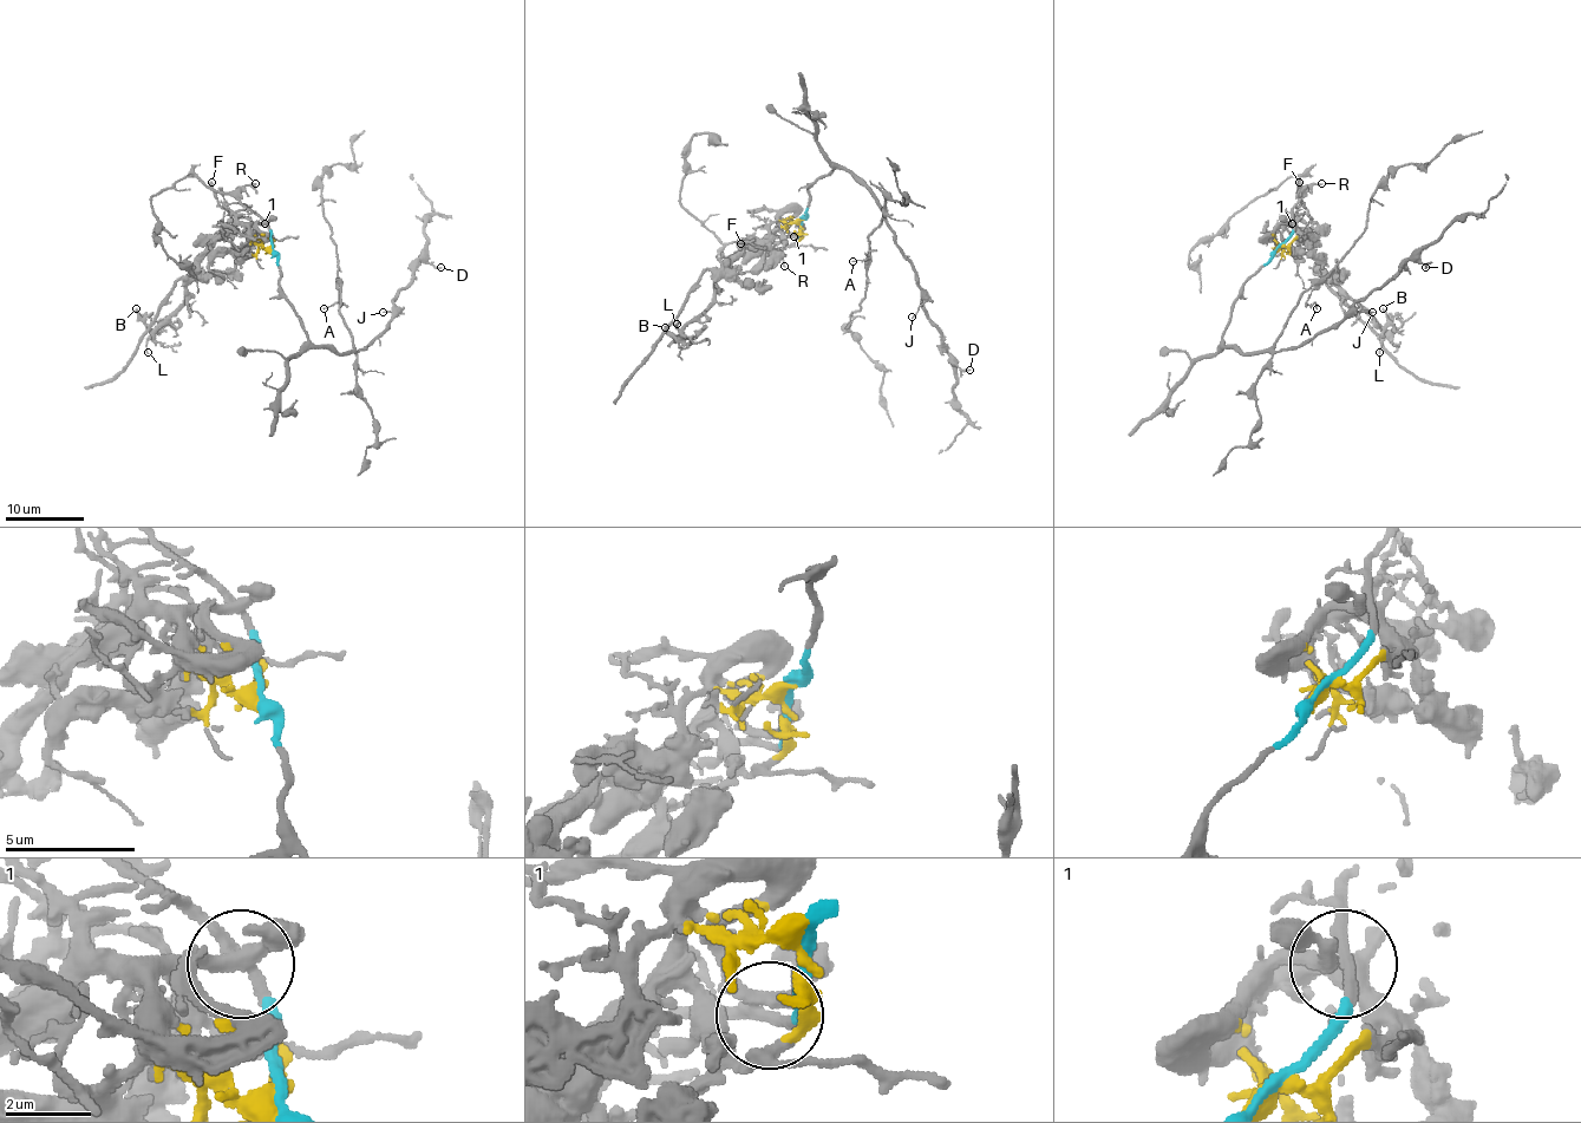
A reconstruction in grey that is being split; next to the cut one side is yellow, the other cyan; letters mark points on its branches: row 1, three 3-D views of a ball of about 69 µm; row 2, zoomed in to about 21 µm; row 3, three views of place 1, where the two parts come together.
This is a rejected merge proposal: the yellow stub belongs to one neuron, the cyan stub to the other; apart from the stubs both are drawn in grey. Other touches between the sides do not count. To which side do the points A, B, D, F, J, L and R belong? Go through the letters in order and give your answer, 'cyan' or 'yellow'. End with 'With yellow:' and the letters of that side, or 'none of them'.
A: cyan
B: yellow
D: cyan
F: yellow
J: cyan
L: yellow
R: cyan
With yellow: B, F, L

